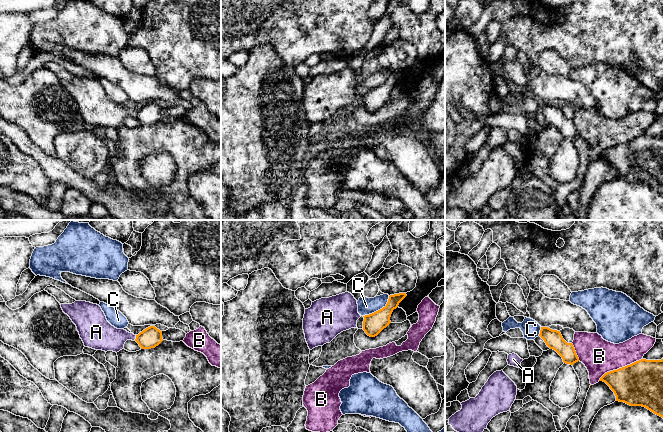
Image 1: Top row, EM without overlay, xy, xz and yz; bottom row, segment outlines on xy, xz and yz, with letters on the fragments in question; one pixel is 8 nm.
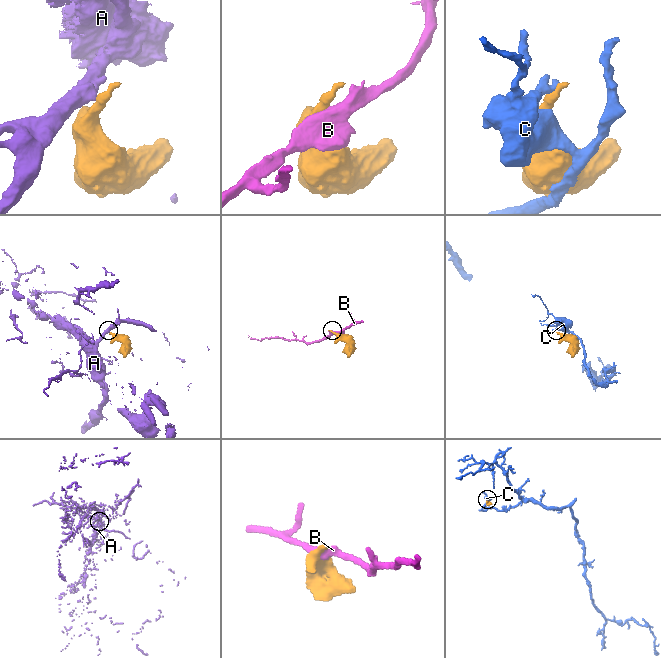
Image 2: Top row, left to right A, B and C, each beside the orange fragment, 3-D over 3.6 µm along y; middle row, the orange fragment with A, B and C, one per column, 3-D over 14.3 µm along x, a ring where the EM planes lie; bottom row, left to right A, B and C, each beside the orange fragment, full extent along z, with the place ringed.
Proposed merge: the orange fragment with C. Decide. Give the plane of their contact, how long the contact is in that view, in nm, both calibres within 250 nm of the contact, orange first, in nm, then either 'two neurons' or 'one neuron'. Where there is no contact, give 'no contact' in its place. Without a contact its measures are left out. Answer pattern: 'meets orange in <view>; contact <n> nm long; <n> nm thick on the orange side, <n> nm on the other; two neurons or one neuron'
meets orange in xz; contact 280 nm long; 170 nm thick on the orange side, 140 nm on the other; two neurons

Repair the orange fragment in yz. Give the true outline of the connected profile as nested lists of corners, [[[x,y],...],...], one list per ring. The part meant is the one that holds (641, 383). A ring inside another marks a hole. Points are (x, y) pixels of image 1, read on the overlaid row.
[[[641,359],[605,373],[599,381],[610,387],[616,401],[645,407],[663,418],[663,359]]]

